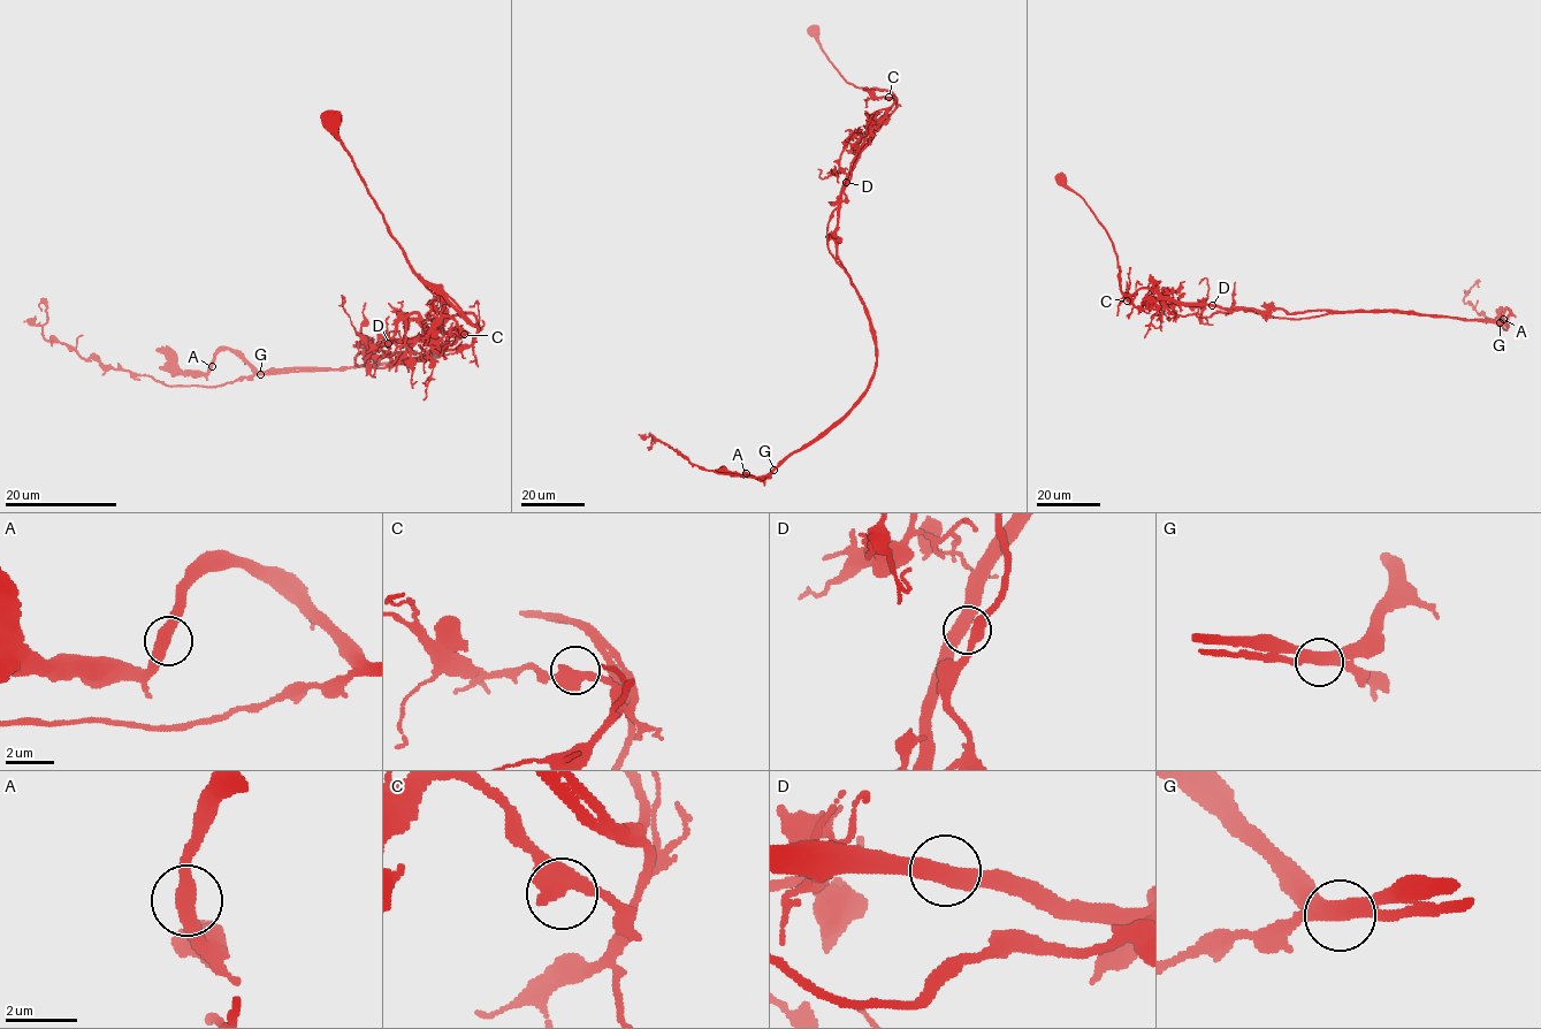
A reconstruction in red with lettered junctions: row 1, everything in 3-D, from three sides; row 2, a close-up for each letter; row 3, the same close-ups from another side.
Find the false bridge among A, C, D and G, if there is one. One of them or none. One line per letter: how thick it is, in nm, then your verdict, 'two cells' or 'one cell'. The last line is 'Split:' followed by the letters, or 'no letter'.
A: 440 nm thick; one cell
C: 500 nm thick; one cell
D: 480 nm thick; one cell
G: 440 nm thick; two cells
Split: G

